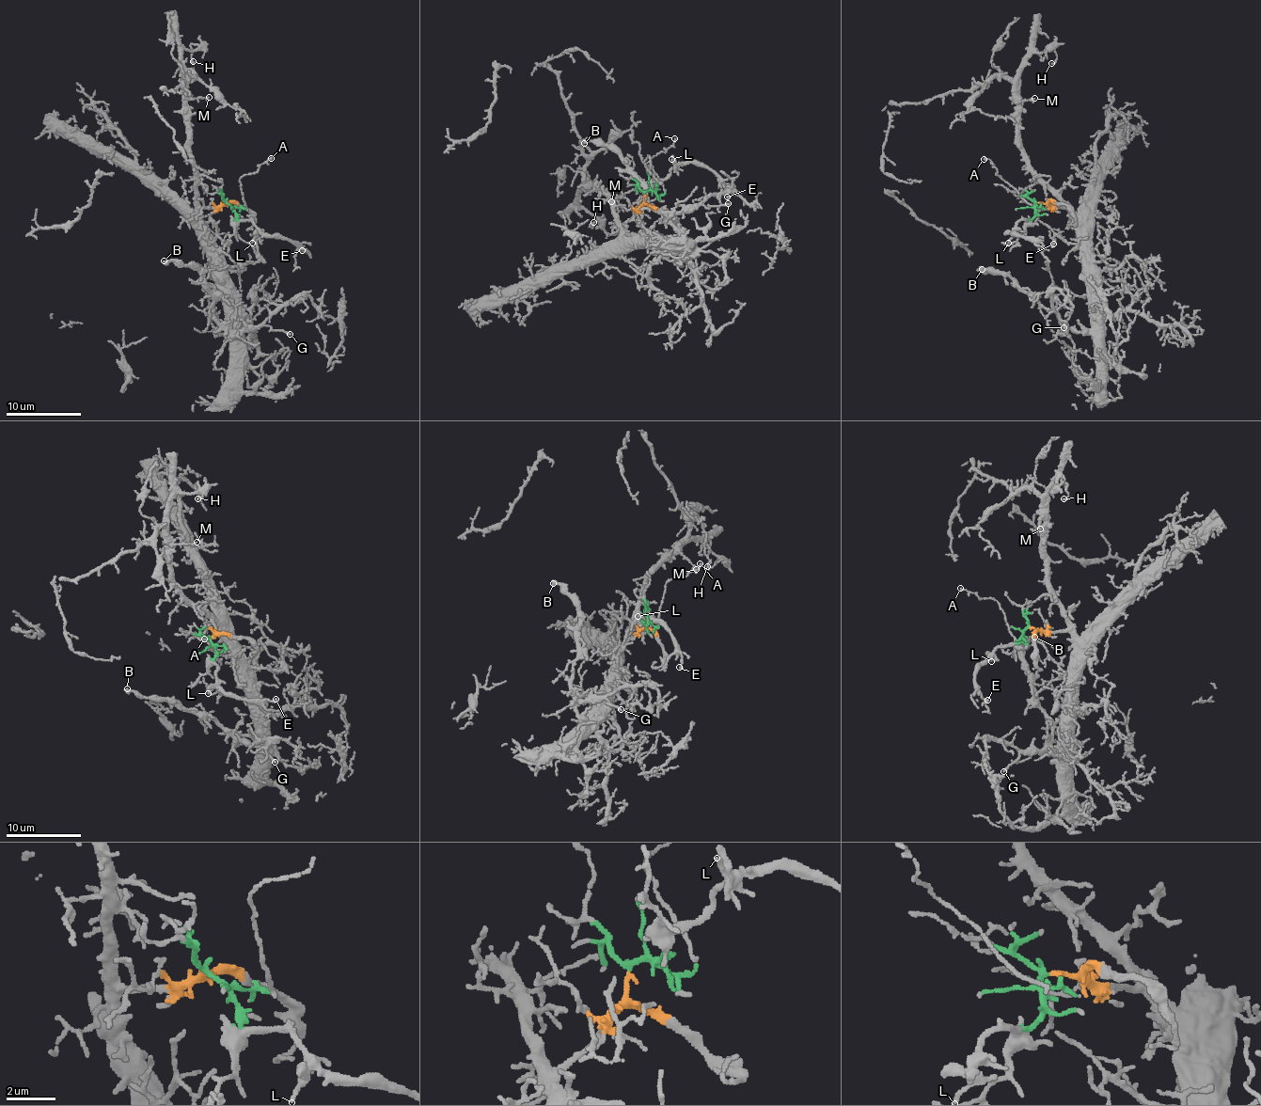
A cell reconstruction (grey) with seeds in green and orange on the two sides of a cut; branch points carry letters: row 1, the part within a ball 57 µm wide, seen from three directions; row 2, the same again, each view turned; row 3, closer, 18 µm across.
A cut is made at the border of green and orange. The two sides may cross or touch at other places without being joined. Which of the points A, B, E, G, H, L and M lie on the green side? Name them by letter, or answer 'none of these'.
A, E, L

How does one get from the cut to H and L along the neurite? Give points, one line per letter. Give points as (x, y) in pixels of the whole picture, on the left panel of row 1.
H: (228, 203), (201, 205), (197, 192), (182, 58), (184, 50), (197, 50), (197, 45), (191, 47), (193, 62)
L: (228, 203), (238, 220), (250, 219), (255, 225), (252, 243)

